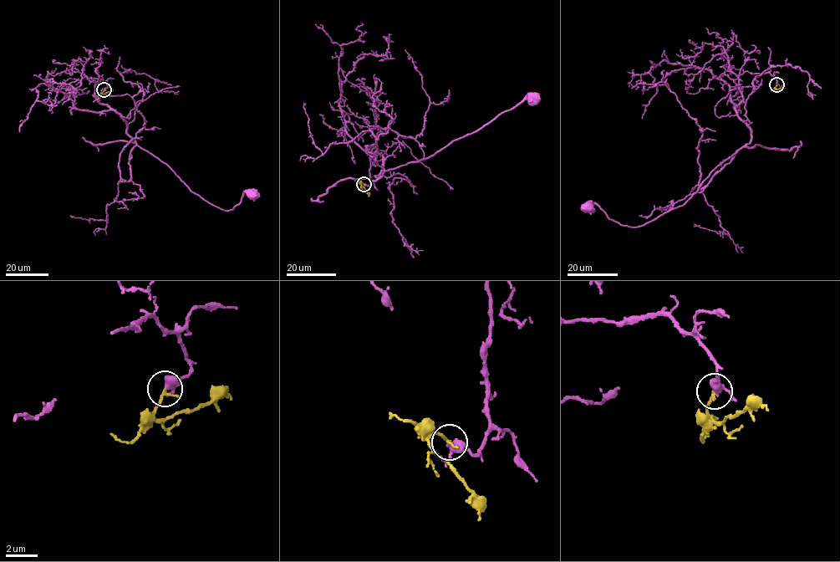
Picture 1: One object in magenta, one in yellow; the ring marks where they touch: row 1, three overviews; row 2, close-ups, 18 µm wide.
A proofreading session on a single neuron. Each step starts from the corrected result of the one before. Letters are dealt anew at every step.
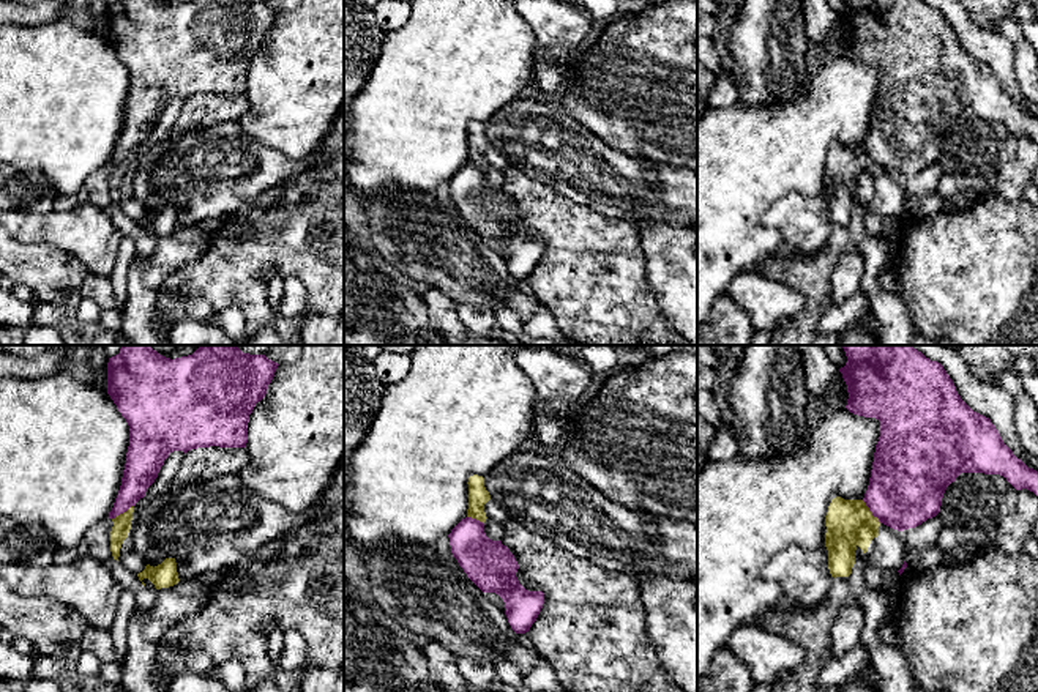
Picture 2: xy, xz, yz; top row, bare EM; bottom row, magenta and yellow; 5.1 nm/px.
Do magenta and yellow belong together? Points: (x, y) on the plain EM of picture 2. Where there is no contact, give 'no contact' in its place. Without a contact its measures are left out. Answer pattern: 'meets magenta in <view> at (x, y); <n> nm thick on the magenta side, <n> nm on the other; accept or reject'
meets magenta in yz at (869, 156); 380 nm thick on the magenta side, 240 nm on the other; reject

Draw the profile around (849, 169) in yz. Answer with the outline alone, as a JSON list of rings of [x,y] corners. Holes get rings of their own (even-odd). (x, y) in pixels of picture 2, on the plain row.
[[[836,143],[828,153],[825,173],[825,194],[828,197],[830,221],[835,225],[849,224],[855,211],[855,197],[860,194],[863,200],[868,199],[871,188],[879,183],[880,169],[872,162],[863,147],[844,147],[841,143]]]

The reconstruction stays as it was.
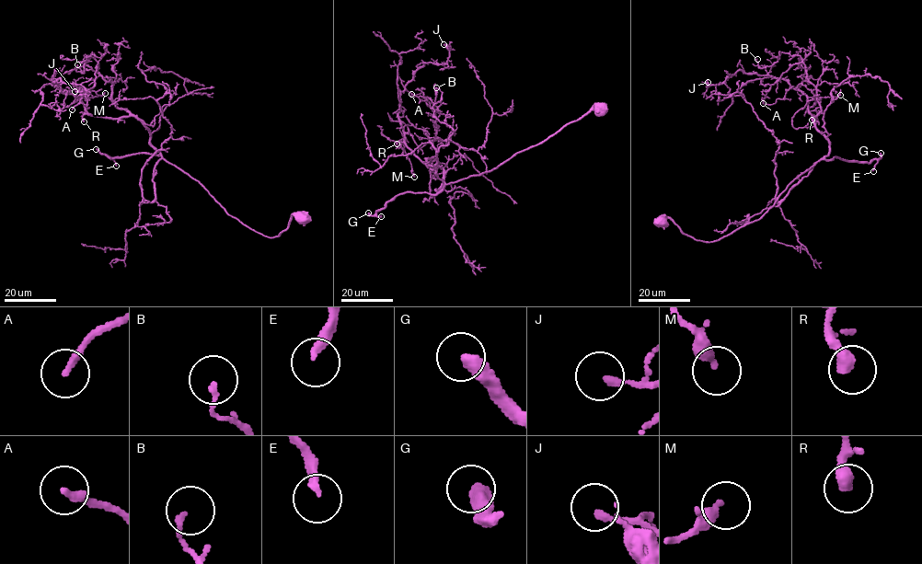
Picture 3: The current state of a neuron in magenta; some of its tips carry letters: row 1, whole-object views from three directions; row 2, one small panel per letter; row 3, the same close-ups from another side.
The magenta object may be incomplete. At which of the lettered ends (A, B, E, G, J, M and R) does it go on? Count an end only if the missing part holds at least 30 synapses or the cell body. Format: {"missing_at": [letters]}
{"missing_at": ["E", "G"]}

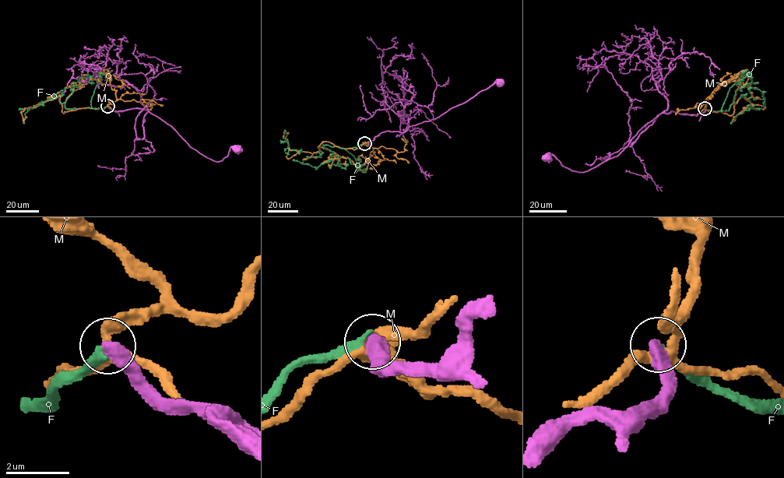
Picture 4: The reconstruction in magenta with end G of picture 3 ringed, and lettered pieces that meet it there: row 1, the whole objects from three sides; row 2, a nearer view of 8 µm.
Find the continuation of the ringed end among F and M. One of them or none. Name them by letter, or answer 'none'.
none

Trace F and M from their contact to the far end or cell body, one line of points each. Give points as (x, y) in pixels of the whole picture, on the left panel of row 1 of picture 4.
F: (107, 106), (66, 108), (57, 96), (29, 108), (24, 124)
M: (107, 107), (63, 113), (60, 96), (26, 108), (21, 112), (23, 120), (26, 116)

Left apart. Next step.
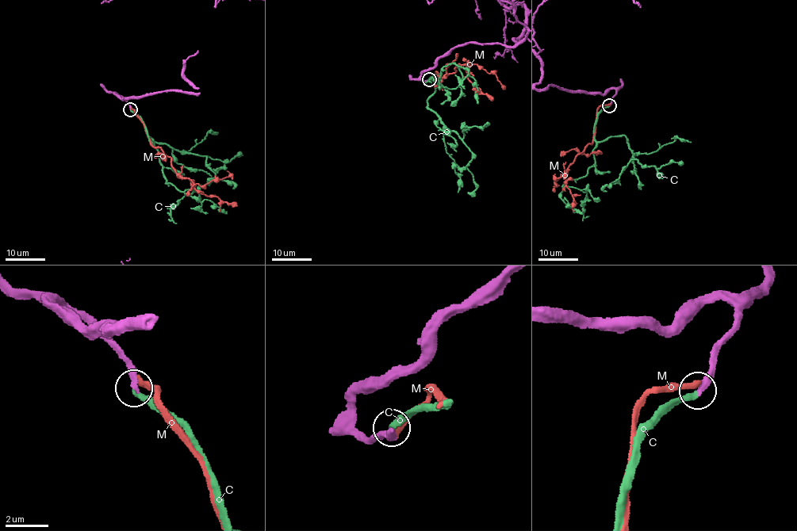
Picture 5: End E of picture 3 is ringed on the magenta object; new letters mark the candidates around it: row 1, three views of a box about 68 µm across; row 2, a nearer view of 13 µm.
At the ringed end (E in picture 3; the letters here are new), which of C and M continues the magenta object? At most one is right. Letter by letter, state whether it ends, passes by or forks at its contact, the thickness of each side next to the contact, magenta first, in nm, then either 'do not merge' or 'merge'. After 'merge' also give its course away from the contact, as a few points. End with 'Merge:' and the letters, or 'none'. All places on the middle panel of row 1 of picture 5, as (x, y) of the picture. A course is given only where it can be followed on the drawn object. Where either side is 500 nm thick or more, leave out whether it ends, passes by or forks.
C: it ends there; 280 nm thick on the magenta side, 260 nm on the other; merge; it runs (429, 78), (439, 75), (427, 105), (450, 130), (456, 131), (472, 153), (466, 168), (476, 188), (468, 192)
M: it ends there; 360 nm thick on the magenta side, 240 nm on the other; do not merge
Merge: C

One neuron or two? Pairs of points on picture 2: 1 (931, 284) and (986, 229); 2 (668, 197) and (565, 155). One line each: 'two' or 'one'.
1: one
2: one

